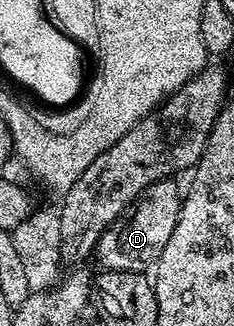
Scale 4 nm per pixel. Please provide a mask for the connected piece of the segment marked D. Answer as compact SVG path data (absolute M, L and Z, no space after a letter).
M172 178L160 179L152 183L142 198L132 203L105 232L99 237L95 248L95 259L106 271L144 272L144 267L152 268L163 253L181 212L182 188L176 187Z

